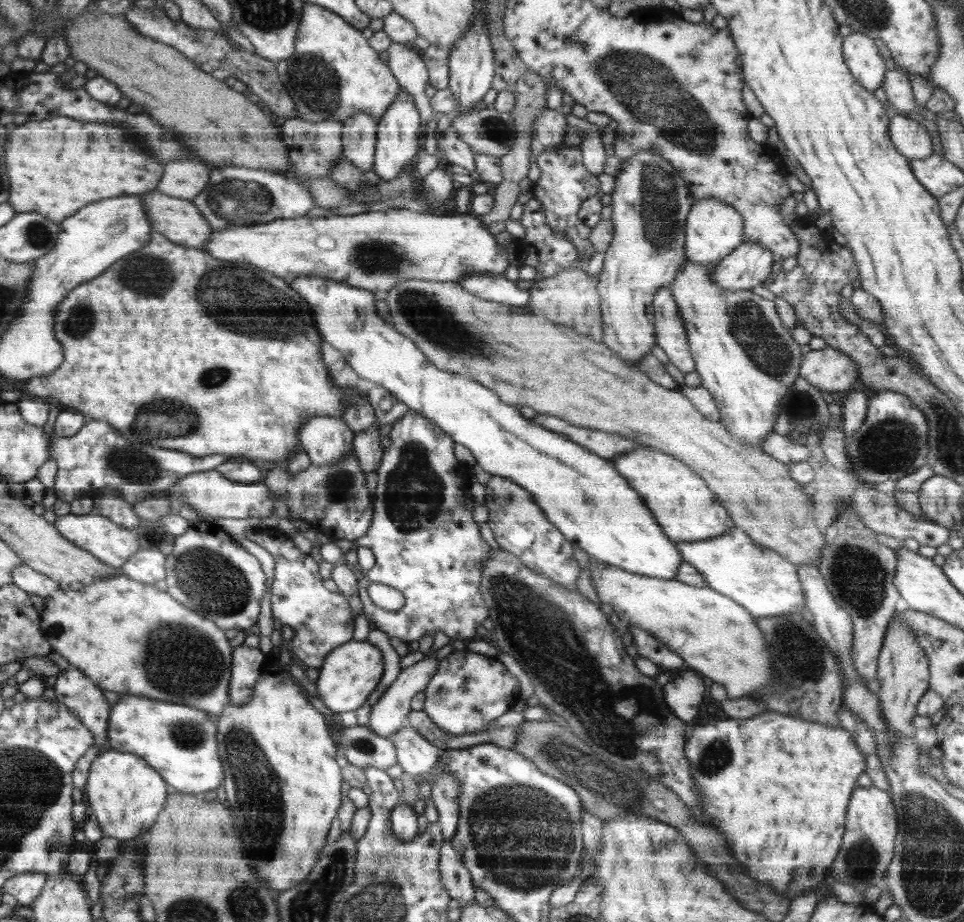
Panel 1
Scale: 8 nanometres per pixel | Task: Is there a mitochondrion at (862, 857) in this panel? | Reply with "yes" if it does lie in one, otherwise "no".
yes

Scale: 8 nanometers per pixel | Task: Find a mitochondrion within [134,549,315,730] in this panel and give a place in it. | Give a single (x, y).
(172, 655)

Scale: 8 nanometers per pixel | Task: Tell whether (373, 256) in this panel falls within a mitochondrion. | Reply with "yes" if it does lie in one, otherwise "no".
yes

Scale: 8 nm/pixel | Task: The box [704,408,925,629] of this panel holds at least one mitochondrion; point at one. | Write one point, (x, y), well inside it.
(858, 575)

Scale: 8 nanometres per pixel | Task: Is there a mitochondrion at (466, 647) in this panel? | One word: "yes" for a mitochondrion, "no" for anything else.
no

